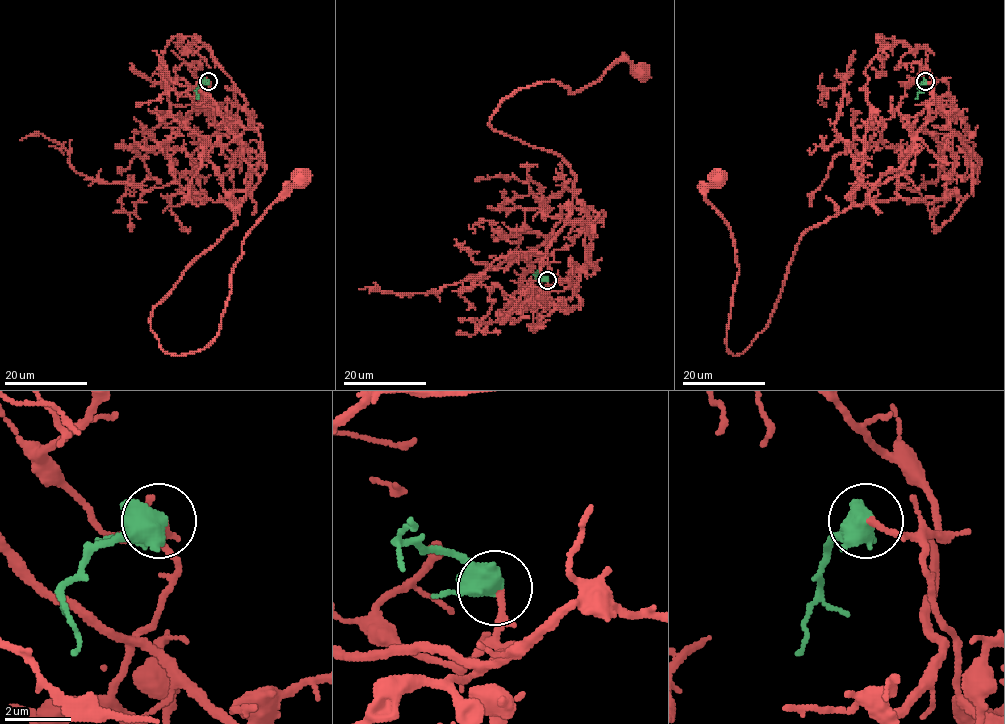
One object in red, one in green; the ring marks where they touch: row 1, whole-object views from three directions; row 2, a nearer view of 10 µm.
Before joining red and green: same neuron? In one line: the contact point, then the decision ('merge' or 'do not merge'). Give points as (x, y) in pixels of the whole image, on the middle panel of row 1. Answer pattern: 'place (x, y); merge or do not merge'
place (547, 280); merge

